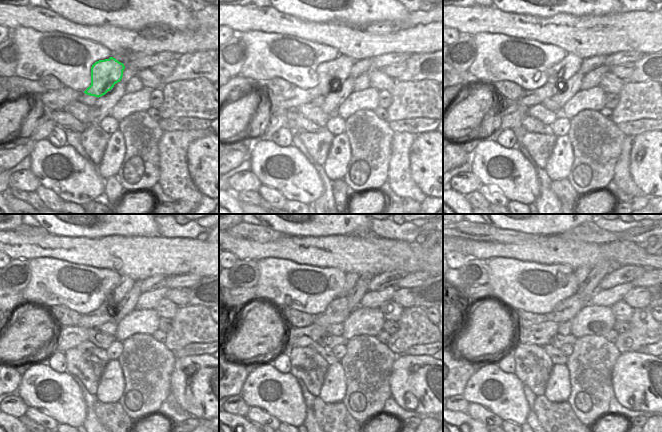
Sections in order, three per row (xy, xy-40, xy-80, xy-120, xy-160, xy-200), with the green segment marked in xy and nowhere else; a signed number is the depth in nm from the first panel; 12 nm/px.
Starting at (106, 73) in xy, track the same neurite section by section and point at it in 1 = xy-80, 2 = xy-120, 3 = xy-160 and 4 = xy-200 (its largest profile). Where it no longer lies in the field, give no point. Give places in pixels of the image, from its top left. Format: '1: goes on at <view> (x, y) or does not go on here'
1: goes on at xy-80 (565, 69)
2: goes on at xy-120 (117, 295)
3: goes on at xy-160 (352, 278)
4: goes on at xy-200 (581, 273)

